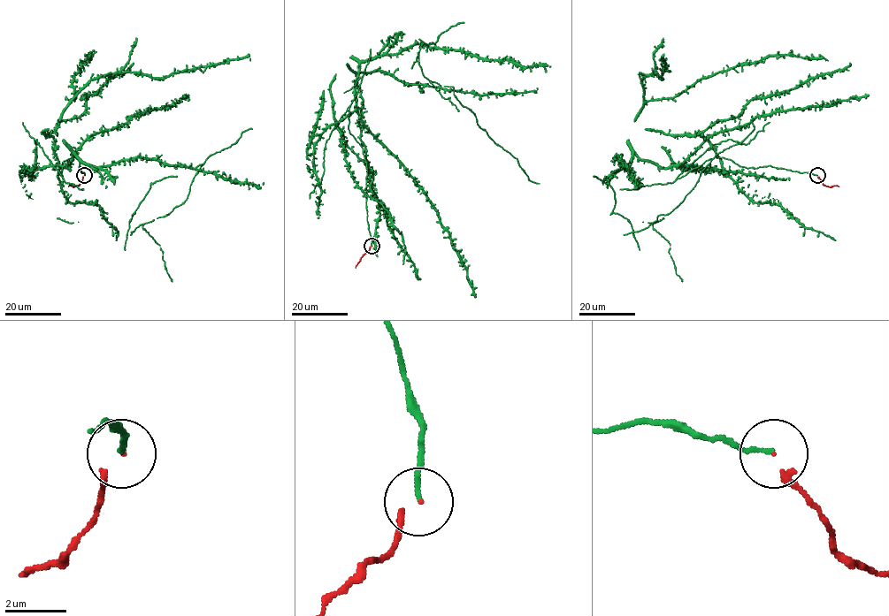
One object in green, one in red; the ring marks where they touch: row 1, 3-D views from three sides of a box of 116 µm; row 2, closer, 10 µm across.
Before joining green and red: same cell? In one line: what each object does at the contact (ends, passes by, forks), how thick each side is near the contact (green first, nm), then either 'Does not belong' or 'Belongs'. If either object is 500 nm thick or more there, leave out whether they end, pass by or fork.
At the ring green ends. At the ring red ends. Thickness 140 nm (green) against 70 nm. Belongs

